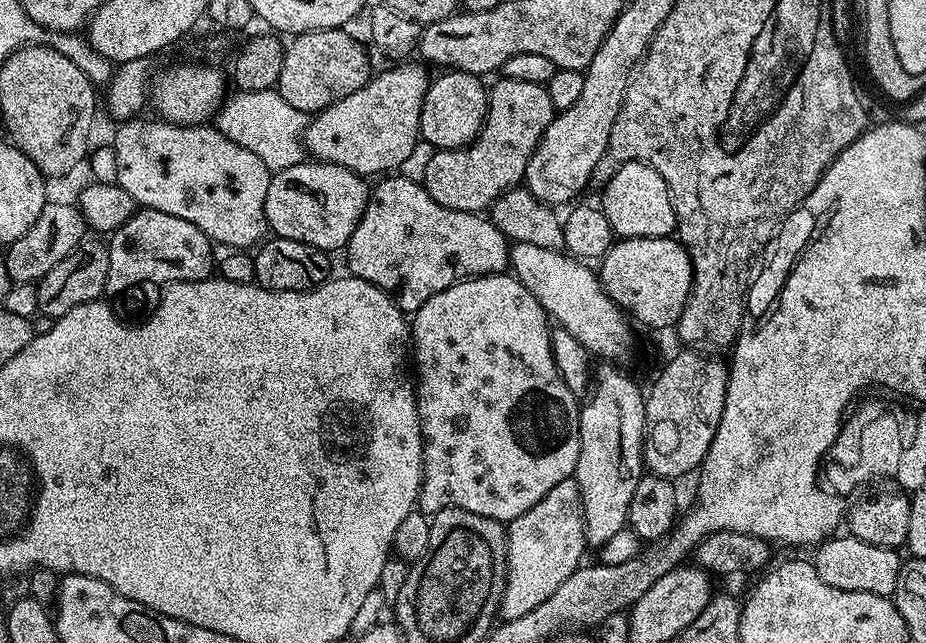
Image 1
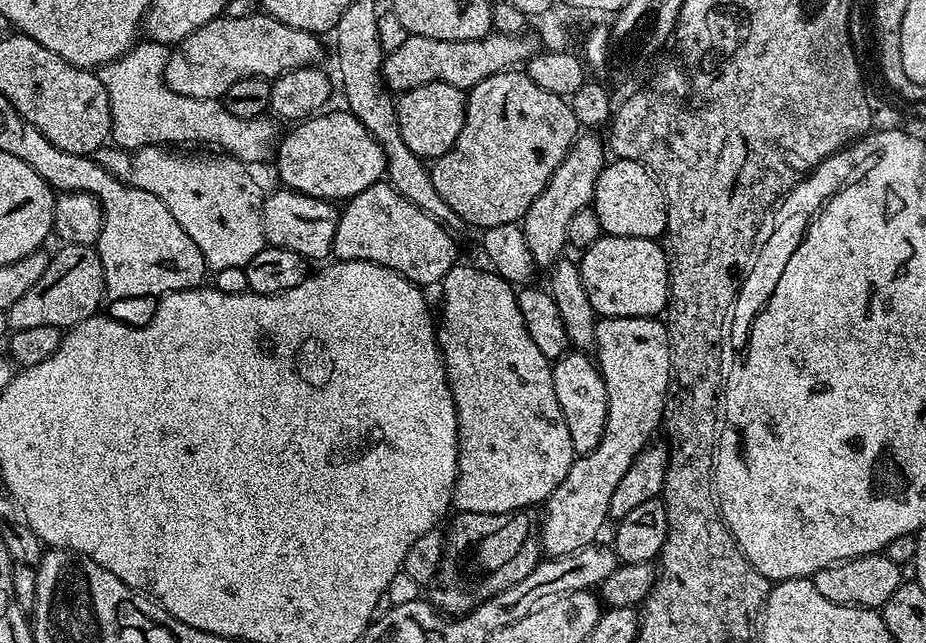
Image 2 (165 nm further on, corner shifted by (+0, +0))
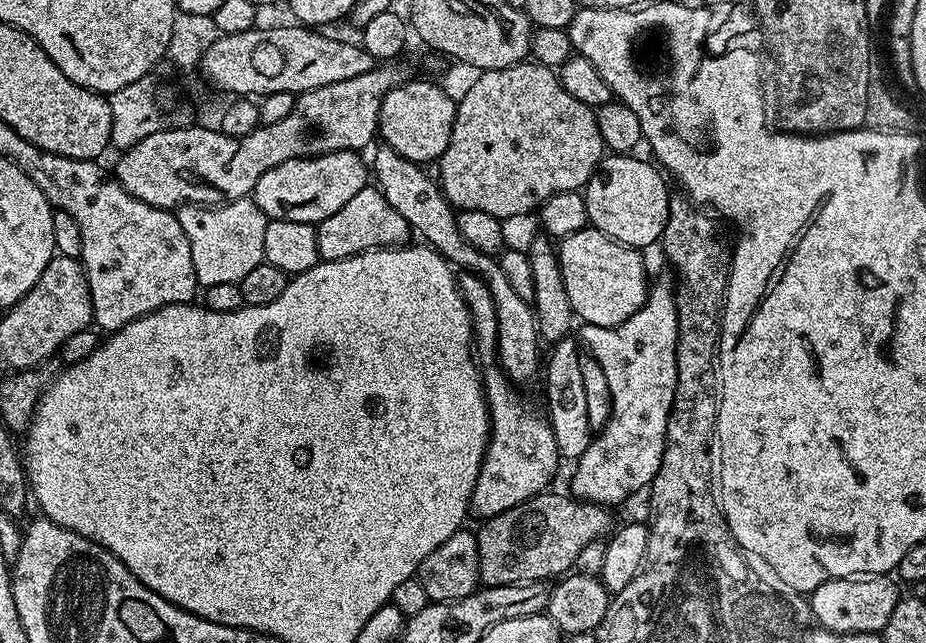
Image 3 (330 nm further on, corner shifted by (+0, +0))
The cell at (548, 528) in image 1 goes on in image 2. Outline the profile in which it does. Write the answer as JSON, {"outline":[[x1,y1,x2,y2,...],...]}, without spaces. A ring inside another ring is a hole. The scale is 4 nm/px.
{"outline":[[609,316,597,319,596,346,594,359,600,369,606,394,608,395,608,417,602,438,592,452,577,455,570,466,570,474,558,482,558,486,549,494,542,505,544,521,538,524,538,539,545,557,565,556,571,552,582,550,593,543,603,526,609,519,608,503,614,490,618,490,618,482,630,470,630,466,638,458,642,449,647,448,656,427,661,427,664,418,664,403,668,400,668,384,672,381,670,366,670,350,668,329,659,319,650,316,638,318,618,318]]}

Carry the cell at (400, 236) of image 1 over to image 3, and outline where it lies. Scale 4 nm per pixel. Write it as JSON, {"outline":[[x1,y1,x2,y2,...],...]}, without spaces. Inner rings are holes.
{"outline":[[369,186,358,190,342,210,330,214,321,224,315,225,321,261,349,260,359,252,371,252,381,248,399,248,409,243,410,229,406,218,386,202,379,188]]}

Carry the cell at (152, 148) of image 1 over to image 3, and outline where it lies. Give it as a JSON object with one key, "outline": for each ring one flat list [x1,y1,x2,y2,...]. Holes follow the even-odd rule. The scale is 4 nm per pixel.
{"outline":[[245,198,215,206,186,204,177,207,175,213,182,230,186,230,192,270,201,289,219,286,222,282,239,284,254,266,265,263,264,243,269,219,255,200]]}

